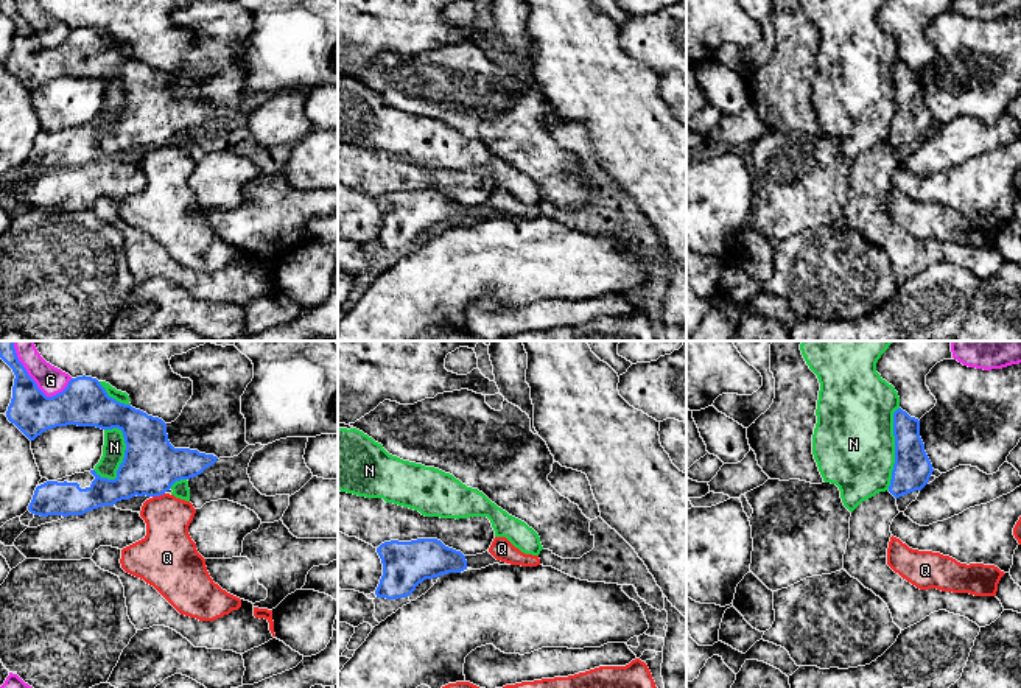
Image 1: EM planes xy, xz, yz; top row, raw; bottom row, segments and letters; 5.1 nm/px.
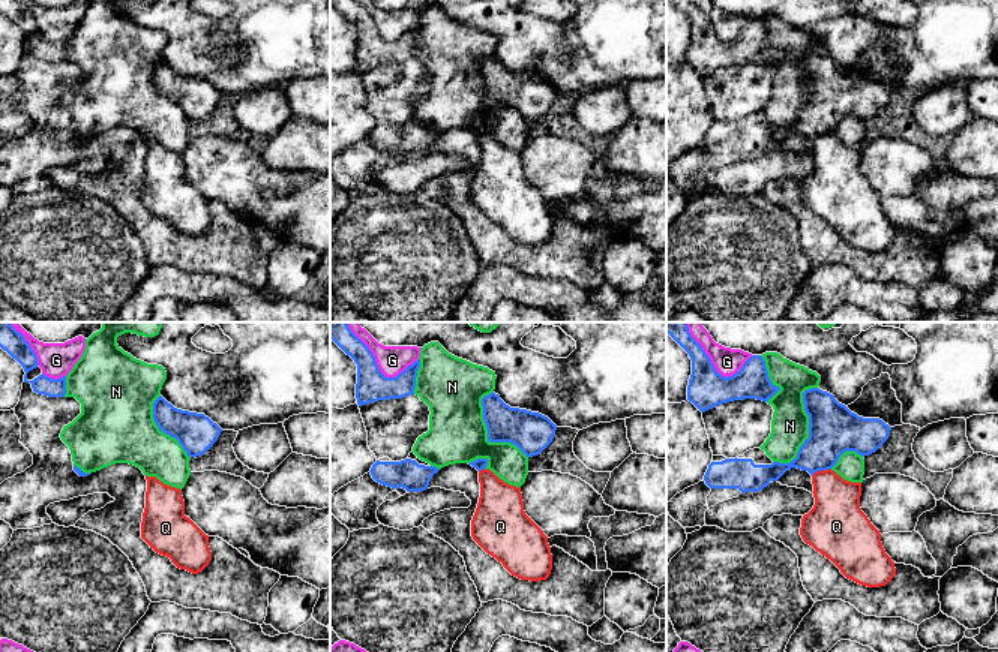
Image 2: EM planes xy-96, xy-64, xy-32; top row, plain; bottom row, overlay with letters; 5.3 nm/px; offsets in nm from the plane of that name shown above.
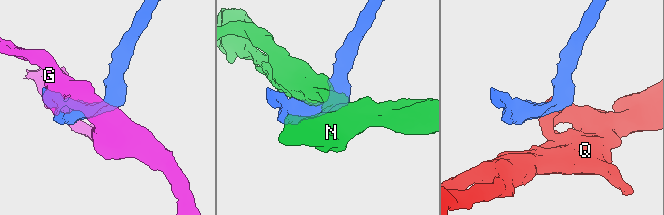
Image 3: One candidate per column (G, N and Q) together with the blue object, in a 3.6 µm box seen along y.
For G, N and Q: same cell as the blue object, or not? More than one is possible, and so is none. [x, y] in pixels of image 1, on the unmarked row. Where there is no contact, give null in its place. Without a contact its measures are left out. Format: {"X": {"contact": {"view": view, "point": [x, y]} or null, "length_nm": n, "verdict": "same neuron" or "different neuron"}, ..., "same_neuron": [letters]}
{"G": {"contact": {"view": "xy", "point": [35, 35]}, "length_nm": 340, "verdict": "different neuron"}, "N": {"contact": {"view": "xy", "point": [126, 100]}, "length_nm": 280, "verdict": "different neuron"}, "Q": {"contact": {"view": "xy", "point": [157, 147]}, "length_nm": 70, "verdict": "different neuron"}, "same_neuron": []}

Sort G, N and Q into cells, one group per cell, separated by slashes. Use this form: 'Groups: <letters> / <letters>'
Groups: G / N / Q

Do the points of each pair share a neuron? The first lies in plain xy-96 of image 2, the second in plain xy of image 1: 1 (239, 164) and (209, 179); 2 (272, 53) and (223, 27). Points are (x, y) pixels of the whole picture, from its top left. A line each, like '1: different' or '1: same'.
1: same
2: different

